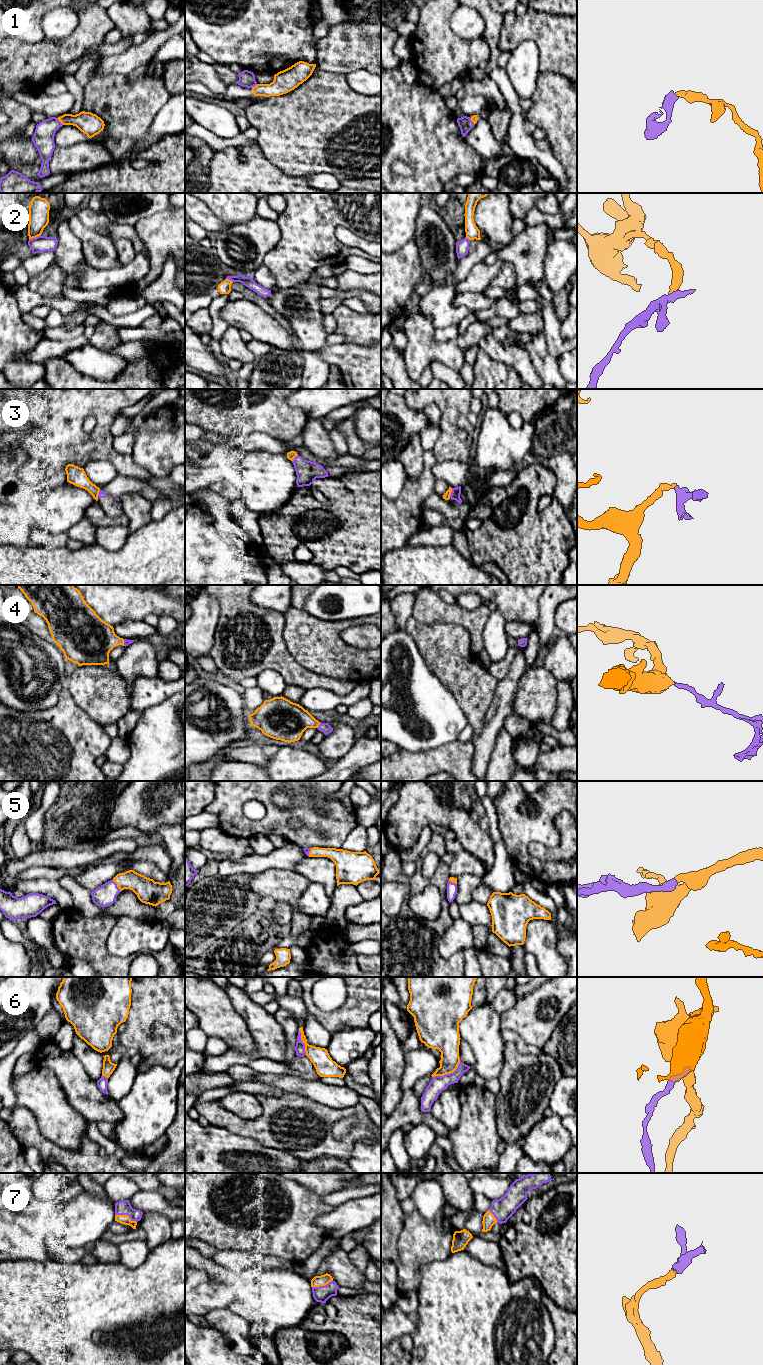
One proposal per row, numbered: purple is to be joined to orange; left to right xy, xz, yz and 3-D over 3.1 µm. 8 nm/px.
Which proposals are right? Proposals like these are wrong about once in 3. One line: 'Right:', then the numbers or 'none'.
Right: 4, 5, 7

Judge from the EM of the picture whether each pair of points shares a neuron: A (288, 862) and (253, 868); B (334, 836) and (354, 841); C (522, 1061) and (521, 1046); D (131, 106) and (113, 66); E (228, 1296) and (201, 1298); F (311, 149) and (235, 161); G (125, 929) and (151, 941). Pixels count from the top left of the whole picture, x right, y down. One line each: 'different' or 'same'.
A: same
B: different
C: different
D: different
E: same
F: different
G: same

